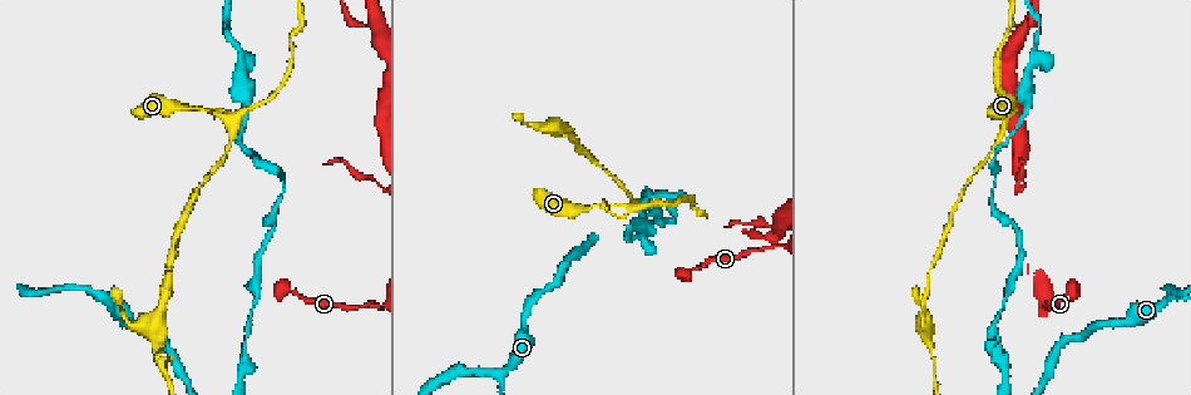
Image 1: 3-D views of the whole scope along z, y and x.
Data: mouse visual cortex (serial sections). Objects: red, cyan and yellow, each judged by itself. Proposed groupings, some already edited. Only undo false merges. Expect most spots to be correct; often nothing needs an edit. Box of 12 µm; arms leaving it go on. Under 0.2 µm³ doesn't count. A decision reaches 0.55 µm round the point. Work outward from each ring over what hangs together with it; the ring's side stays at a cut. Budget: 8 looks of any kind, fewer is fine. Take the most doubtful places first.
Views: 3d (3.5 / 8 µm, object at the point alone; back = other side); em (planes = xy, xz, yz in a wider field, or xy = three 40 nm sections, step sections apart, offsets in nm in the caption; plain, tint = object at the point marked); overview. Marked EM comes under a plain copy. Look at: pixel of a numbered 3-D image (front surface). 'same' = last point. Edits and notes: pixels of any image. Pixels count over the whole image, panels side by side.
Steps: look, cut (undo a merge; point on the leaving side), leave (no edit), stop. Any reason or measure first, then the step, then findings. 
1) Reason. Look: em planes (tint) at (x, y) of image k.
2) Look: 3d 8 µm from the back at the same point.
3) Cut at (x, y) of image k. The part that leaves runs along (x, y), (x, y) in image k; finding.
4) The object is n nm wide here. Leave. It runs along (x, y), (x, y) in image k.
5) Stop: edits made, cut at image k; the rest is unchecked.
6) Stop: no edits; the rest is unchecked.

Sharp bend. Look: em xy step 5 (tint) at (501, 373) of image 1.

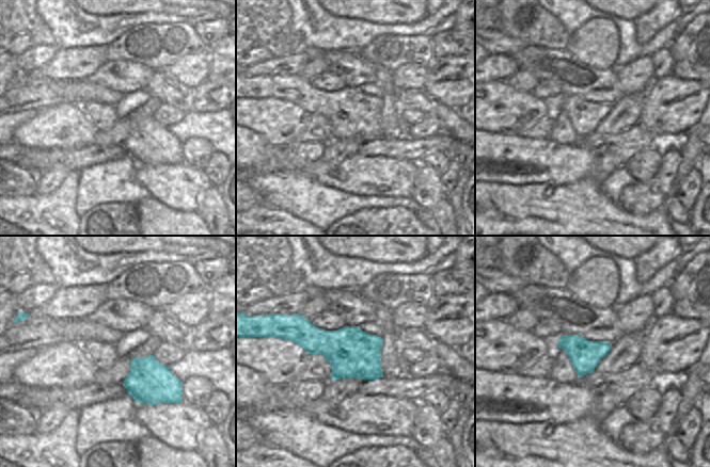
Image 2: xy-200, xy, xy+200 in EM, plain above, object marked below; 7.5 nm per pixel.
Wider look. Look: 3d 3.5 µm at the same point.

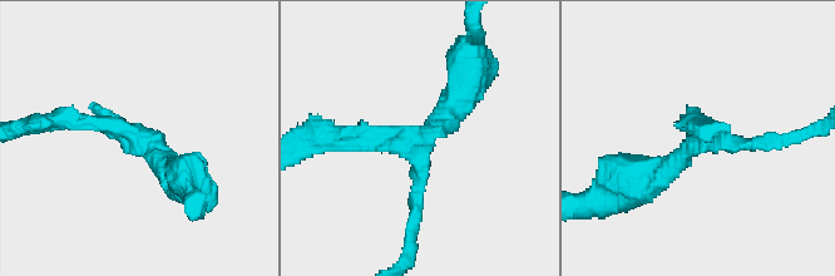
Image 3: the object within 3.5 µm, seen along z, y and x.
Leave. It runs along (467, 78), (420, 139), (335, 137) in image 3; one cell here.

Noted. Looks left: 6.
Three arms meet. Look: 3d 3.5 µm at (1008, 116) of image 1.

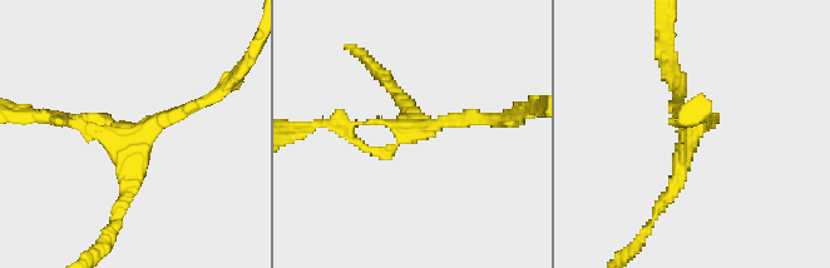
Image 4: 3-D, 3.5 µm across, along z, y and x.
Look: em xy step 5 (tint) at (404, 128) of image 4.

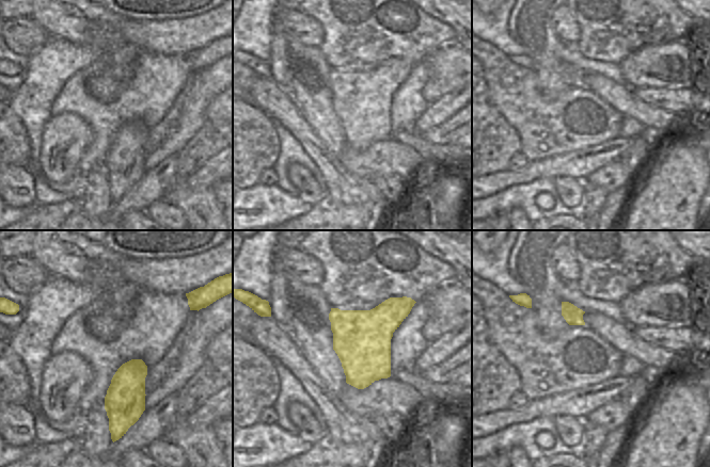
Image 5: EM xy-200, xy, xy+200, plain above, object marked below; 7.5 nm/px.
The arms are 100, 150, 200 nm wide. Leave. It runs along (64, 119), (126, 134), (118, 214) in image 4; continuous, no second cell.

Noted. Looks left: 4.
Calibre changes. Look: 3d 8 µm at (157, 356) of image 1.

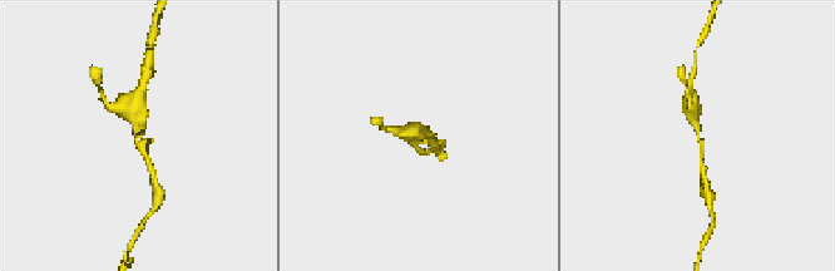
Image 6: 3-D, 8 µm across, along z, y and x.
Look: 3d 3.5 µm from the back at (137, 138) of image 6.

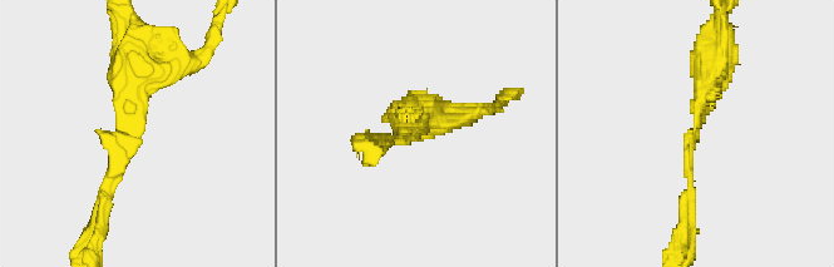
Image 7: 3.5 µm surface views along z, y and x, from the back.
Leave. It runs along (137, 48), (137, 137), (103, 202) in image 7; one cell here.

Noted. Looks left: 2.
Stop: no edits; the rest is unchecked.

